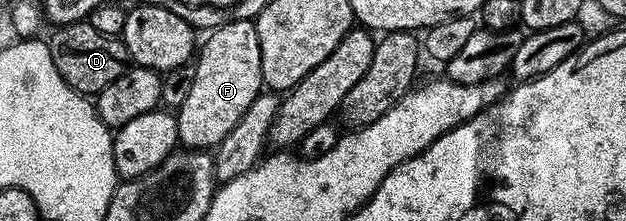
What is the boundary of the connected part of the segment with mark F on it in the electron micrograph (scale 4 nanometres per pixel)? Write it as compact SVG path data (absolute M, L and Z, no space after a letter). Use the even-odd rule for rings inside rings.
M229 21L202 40L193 66L193 86L185 105L177 112L179 141L187 149L215 149L233 131L254 99L264 90L261 73L261 45L254 22Z

